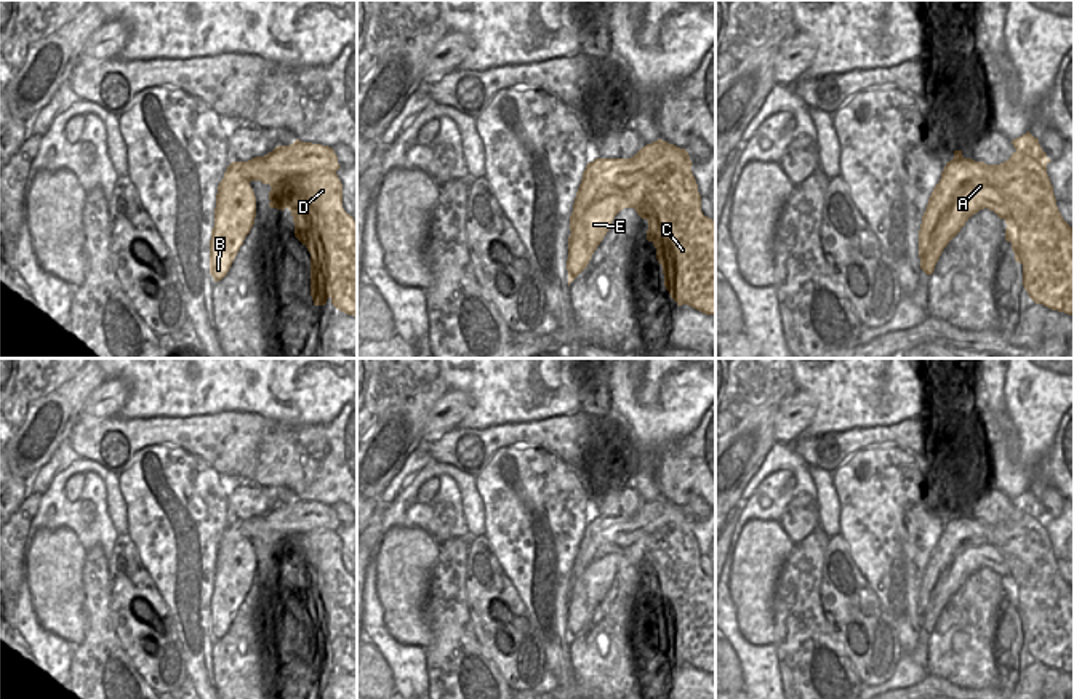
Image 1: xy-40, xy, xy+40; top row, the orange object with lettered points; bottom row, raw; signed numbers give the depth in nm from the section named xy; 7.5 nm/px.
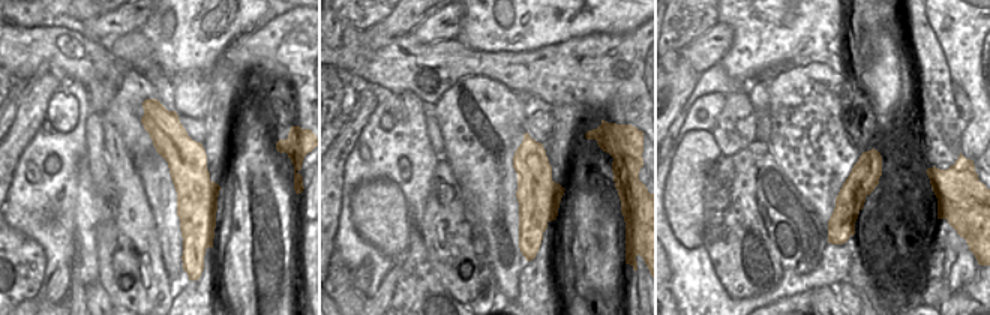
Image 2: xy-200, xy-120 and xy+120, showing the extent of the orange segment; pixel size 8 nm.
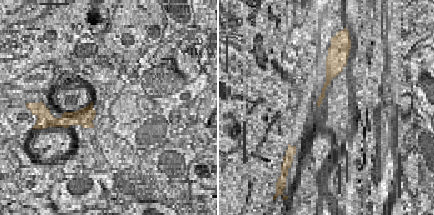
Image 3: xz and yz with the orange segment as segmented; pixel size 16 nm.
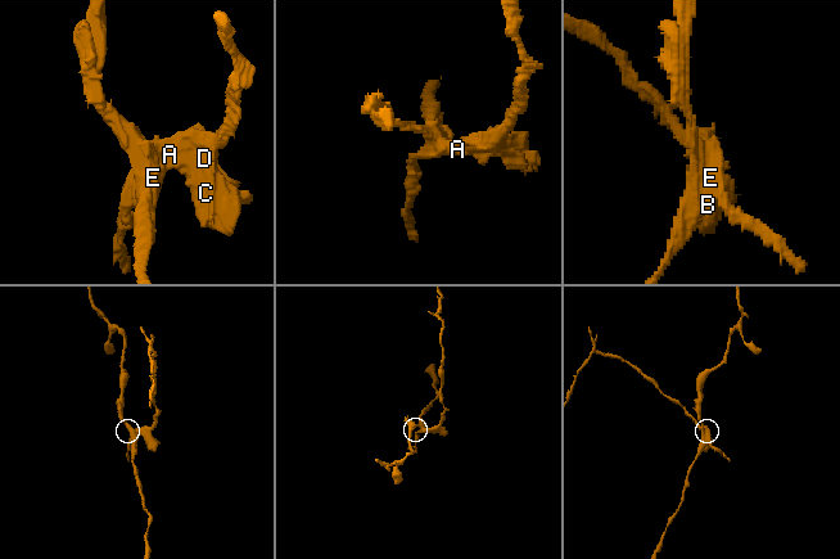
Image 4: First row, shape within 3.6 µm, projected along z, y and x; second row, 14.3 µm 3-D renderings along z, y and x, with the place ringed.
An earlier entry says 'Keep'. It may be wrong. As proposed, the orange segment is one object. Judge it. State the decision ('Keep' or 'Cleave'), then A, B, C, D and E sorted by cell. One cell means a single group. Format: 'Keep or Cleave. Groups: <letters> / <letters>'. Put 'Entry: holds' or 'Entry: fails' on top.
Entry: fails
Cleave. Groups: A C D / B E

